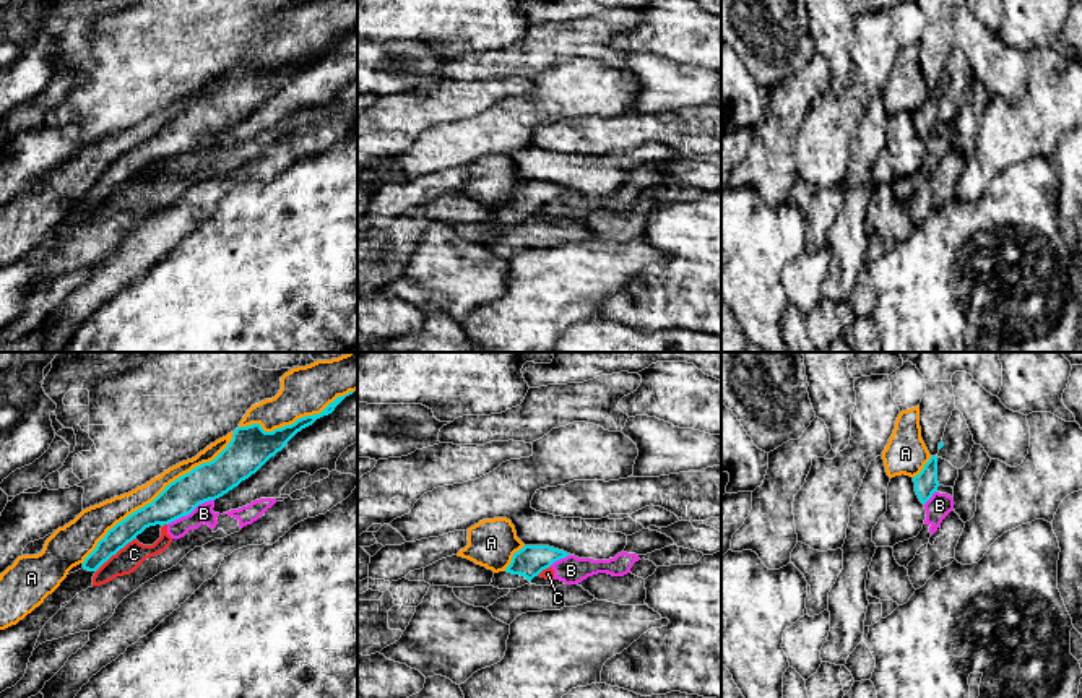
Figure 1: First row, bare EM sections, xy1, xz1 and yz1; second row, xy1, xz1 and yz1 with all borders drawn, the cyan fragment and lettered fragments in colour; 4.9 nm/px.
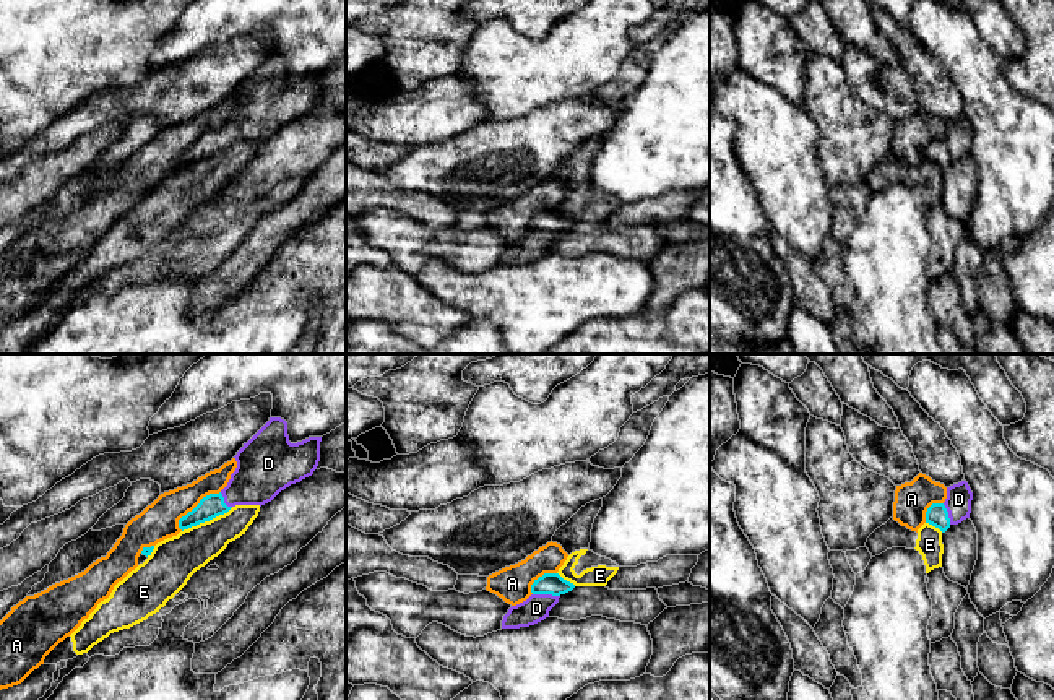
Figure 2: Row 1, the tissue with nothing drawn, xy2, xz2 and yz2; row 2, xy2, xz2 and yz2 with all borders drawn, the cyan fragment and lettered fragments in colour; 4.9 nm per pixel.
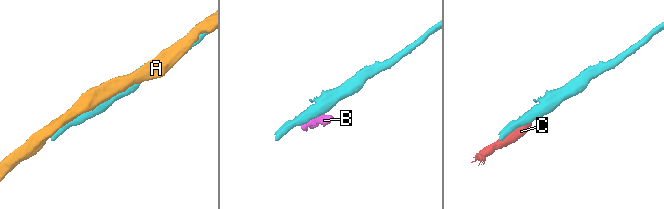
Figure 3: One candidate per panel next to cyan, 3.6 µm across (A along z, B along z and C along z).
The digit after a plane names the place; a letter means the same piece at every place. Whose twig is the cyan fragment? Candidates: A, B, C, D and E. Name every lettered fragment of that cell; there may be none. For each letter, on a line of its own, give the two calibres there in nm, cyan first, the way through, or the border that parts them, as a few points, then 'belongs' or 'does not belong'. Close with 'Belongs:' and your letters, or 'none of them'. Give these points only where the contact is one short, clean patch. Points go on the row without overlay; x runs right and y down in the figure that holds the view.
A: 190 nm thick on the cyan side, 120 nm on the other; does not belong
B: 190 nm thick on the cyan side, 100 nm on the other; border along xy1 (213, 135), (199, 140), (189, 150), (168, 161); does not belong
C: 120 nm thick on the cyan side, 120 nm on the other; does not belong
D: 110 nm thick on the cyan side, 130 nm on the other; belongs
E: 120 nm thick on the cyan side, 220 nm on the other; does not belong
Belongs: D

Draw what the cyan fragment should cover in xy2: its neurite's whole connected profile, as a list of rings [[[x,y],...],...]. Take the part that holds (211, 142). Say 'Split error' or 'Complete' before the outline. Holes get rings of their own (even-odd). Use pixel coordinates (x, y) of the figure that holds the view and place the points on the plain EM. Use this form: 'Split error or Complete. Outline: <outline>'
Split error. Outline: [[[270,57],[237,88],[235,107],[219,130],[210,130],[179,156],[188,166],[227,149],[235,141],[265,141],[291,120],[313,110],[320,97],[322,73],[291,80],[287,58]]]

